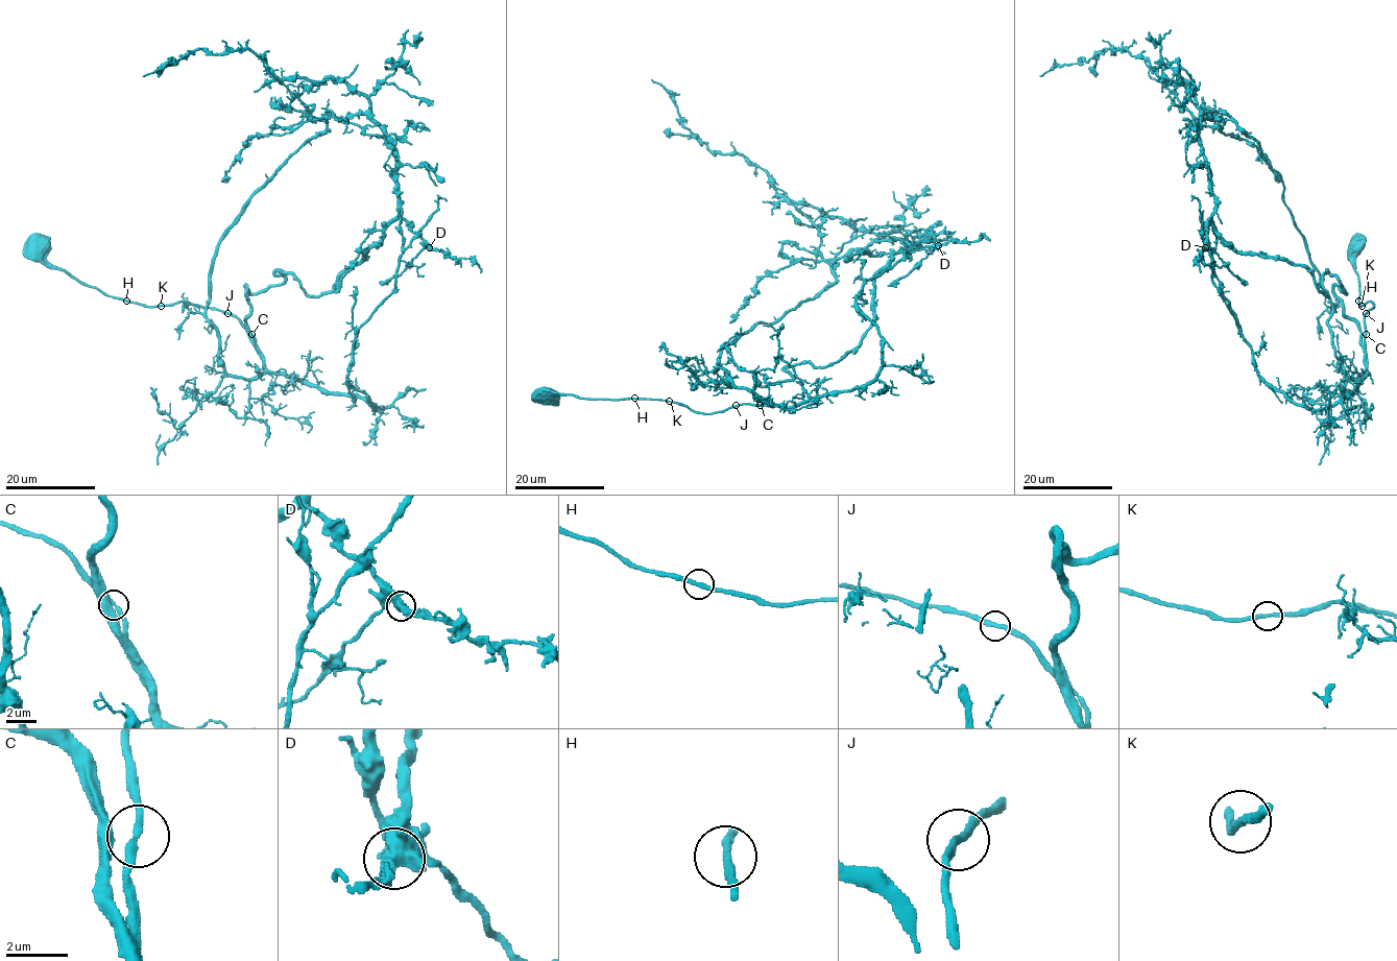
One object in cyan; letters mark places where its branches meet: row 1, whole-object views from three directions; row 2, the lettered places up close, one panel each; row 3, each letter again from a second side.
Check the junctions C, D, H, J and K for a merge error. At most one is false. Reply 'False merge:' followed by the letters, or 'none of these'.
False merge: none of these

